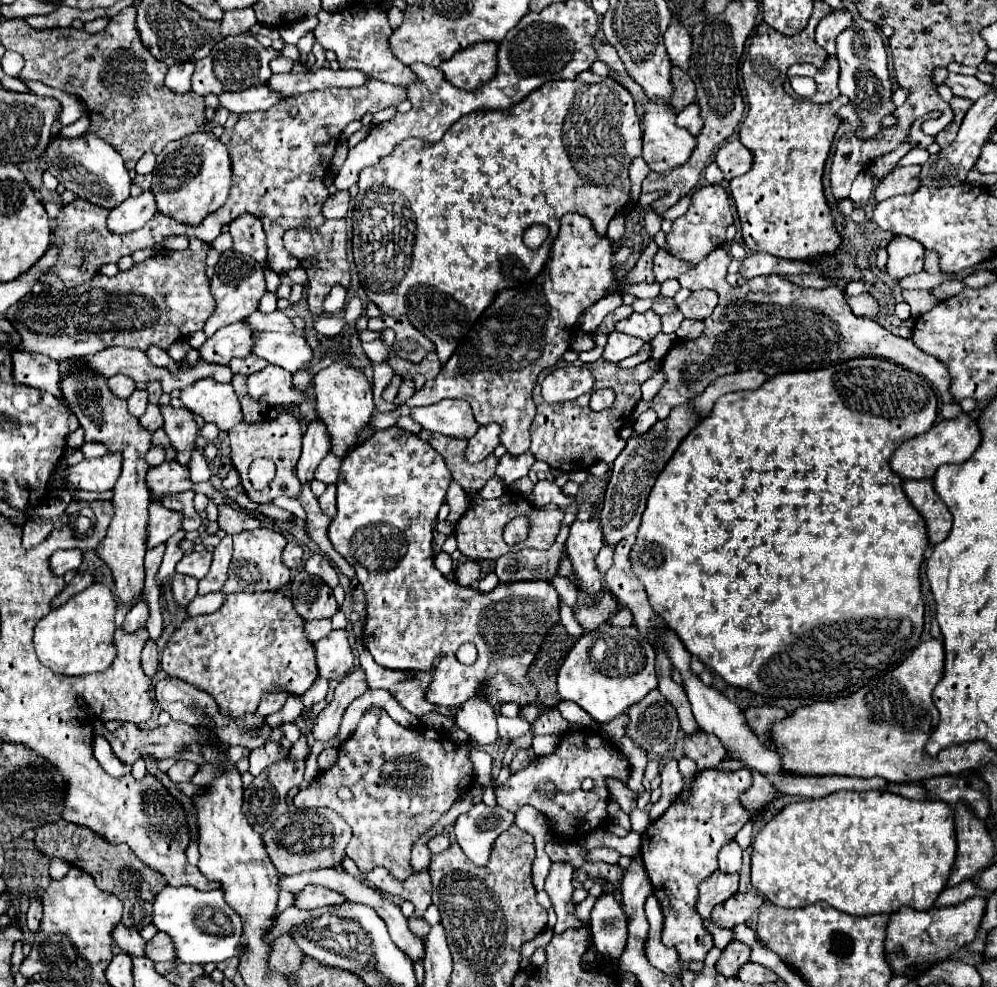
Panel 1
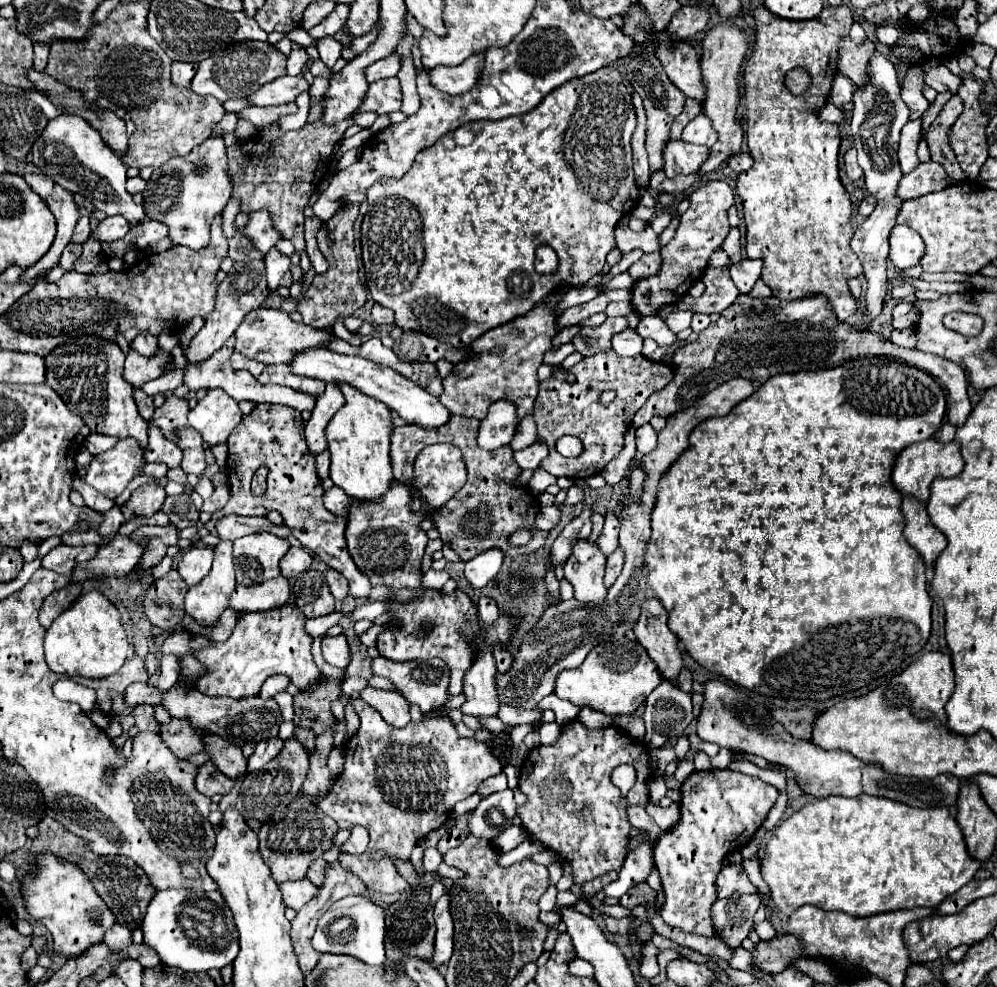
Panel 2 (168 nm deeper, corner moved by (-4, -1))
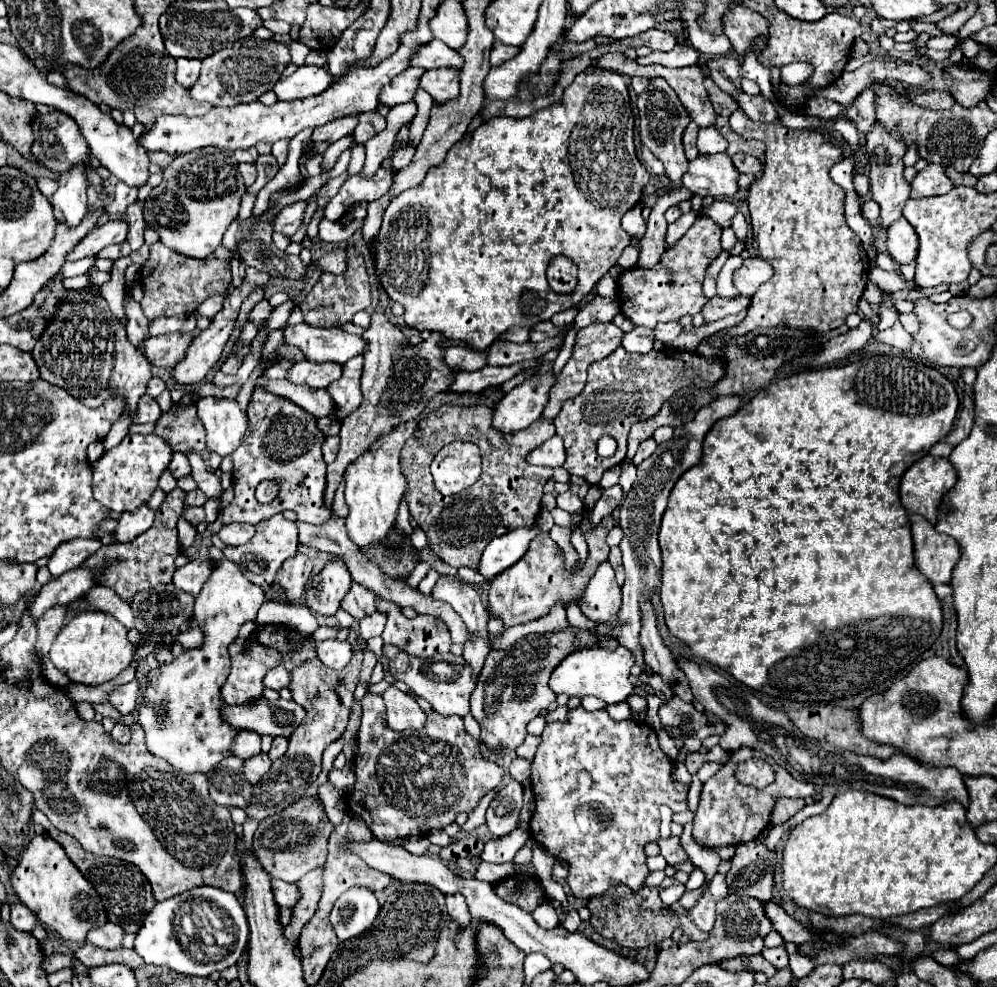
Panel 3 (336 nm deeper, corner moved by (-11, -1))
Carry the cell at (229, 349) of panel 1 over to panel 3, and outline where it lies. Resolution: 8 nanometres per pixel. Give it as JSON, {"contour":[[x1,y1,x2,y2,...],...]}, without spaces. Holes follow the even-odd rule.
{"contour":[[306,322,286,326,284,342,302,350,310,362,338,362,346,364,352,356,362,354,366,342,360,336,346,334,342,328,320,328]]}

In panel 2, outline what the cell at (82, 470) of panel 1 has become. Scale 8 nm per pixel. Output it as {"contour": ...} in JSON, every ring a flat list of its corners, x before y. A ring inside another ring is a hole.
{"contour":[[123,438,117,446,93,458,85,482,103,496,115,500,127,484,141,474,145,464,139,442,135,442,135,438]]}

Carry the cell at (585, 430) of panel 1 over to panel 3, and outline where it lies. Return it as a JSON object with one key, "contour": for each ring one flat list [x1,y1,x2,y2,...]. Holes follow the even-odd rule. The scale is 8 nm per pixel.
{"contour":[[618,348,610,356,598,360,598,362,592,362,590,368,588,368,588,382,586,382,584,390,578,396,574,396,572,400,564,402,560,414,554,418,556,434,564,440,564,446,566,446,566,462,564,462,564,468,568,470,568,474,574,474,574,476,584,478,588,484,598,484,600,478,602,478,602,474,606,470,618,466,624,460,624,456,626,456,626,438,628,438,630,426,634,422,640,422,640,420,646,420,646,418,654,416,660,410,660,406,676,390,680,390,682,386,696,384,696,386,708,388,714,382,718,382,718,378,722,374,724,374,722,362,706,362,704,358,700,358,694,352,684,352,684,350,674,350,674,348,664,348,660,352,652,350,652,352,644,354,644,356,642,354,630,354,624,348],[604,434,610,434,618,442,618,450,610,458,600,458,596,454,596,442]]}

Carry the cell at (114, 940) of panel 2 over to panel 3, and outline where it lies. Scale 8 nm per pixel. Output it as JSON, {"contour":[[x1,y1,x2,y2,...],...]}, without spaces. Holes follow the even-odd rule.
{"contour":[[108,922,106,926,94,928,94,930,90,932,90,938,88,938,88,942,96,944,96,946,104,946,104,948,108,948,108,950,122,946,122,940,124,940,124,930,122,930,122,926,112,924,112,922]]}

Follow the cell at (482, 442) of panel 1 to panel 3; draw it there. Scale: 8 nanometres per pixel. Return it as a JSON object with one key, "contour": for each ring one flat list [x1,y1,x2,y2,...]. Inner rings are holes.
{"contour":[[534,374,530,380,516,386,494,406,492,426,500,434,514,434,528,428,540,418,548,402,548,390,554,382,554,374]]}

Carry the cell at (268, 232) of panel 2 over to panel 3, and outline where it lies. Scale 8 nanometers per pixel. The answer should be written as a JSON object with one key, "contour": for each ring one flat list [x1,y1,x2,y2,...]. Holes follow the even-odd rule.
{"contour":[[296,202,296,204,290,204,284,210,280,210,278,218,272,222,274,232,280,232,286,238,290,238,298,230,298,226,302,222,304,208,306,208,306,202]]}

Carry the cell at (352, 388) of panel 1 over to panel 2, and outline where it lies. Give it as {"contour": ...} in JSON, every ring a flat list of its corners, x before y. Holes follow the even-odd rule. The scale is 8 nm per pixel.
{"contour":[[339,384,339,388,347,404,333,416,325,430,327,444,331,450,329,478,335,482,335,486,343,488,353,502,373,502,379,500,389,490,393,480,389,460,389,444,393,430,391,410,383,402,367,394,361,394,353,386]]}

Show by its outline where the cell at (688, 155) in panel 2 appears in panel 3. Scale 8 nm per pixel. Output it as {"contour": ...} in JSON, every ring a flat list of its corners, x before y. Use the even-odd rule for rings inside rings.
{"contour":[[700,154,688,164,682,184,698,196,730,196,738,188,738,170,726,154]]}

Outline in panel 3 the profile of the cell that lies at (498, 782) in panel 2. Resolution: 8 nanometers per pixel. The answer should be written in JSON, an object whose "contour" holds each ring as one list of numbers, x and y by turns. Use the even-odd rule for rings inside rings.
{"contour":[[490,790,490,792,488,792,488,794,478,802,478,806,468,814,468,822,461,826,461,833,469,834,474,830,474,828,478,828,478,826,482,826,482,824,484,824,486,808,488,808,488,804,492,802,492,798,496,796,496,792,498,792,498,790]]}

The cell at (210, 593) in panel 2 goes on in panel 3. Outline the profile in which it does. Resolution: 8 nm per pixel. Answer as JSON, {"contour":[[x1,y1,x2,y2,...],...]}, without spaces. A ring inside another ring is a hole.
{"contour":[[222,558,220,562,214,562,212,578,206,582,202,592,194,600,192,616,196,624,204,632,204,644,198,650,186,650,180,658,176,658,168,666,158,666,156,670,148,672,148,686,144,690,144,702,138,706,138,720,146,732,146,746,148,750,170,762,176,770,182,772,210,772,222,758,228,756,230,744,238,730,234,730,226,720,220,718,220,706,224,704,220,696,220,688,226,682,230,674,230,656,228,656,228,644,232,644,238,638,238,630,246,620,254,620,256,612,260,610,264,602,264,590,254,586,240,568,230,562,228,558]]}

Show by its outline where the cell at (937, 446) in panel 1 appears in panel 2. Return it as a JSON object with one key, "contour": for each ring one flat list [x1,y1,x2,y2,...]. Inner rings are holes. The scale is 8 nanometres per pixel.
{"contour":[[931,438,931,440,907,446,897,456,897,462,893,468,893,484,901,494,927,502,929,500,929,486,935,478,939,478,939,476,951,478,951,476,957,476,961,470,963,470,963,458,959,454,959,444,955,440,951,444,941,444,935,438]]}

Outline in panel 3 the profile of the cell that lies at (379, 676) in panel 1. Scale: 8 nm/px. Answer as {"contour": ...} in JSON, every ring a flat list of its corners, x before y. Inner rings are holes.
{"contour":[[400,652,396,658,388,662,388,672,394,680,402,680,416,696,428,700,432,708,444,716,458,714,466,716,470,712,470,694,476,682,470,678,470,666,462,656,454,656,452,652,440,654,438,658,418,658,406,652]]}

